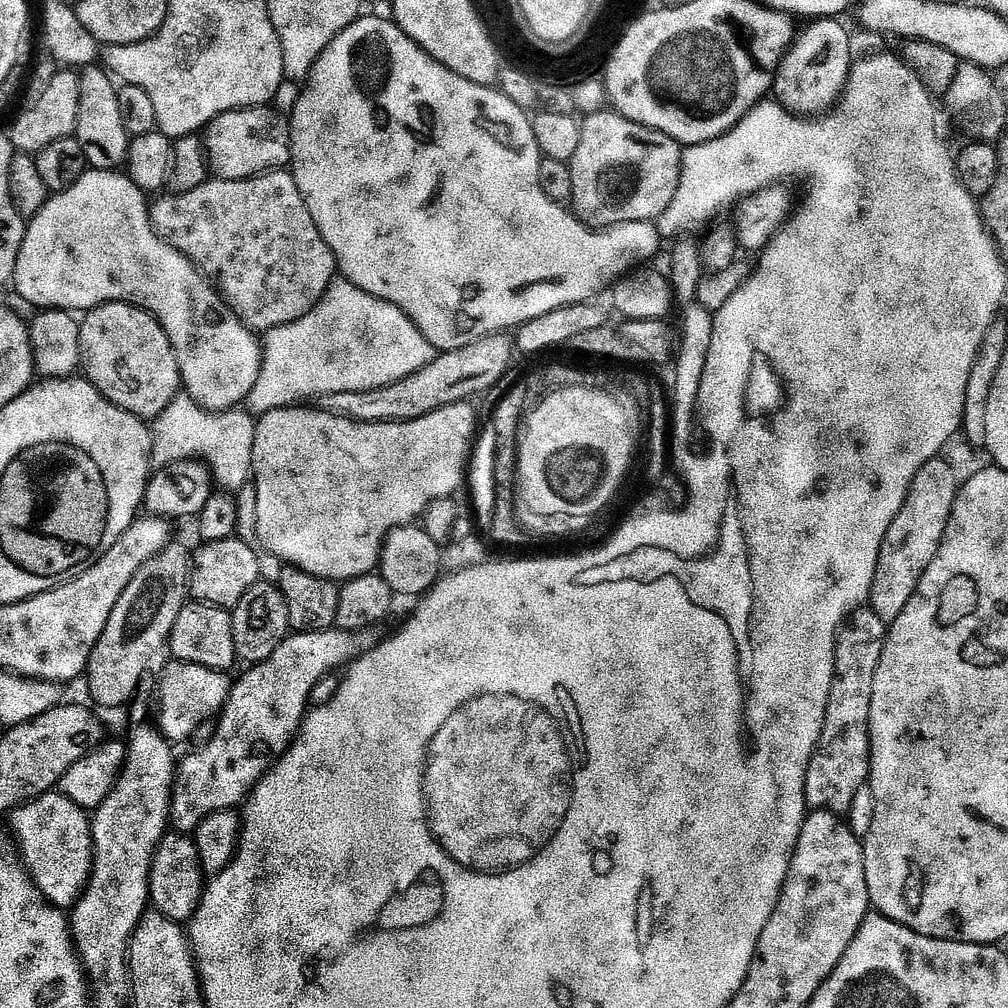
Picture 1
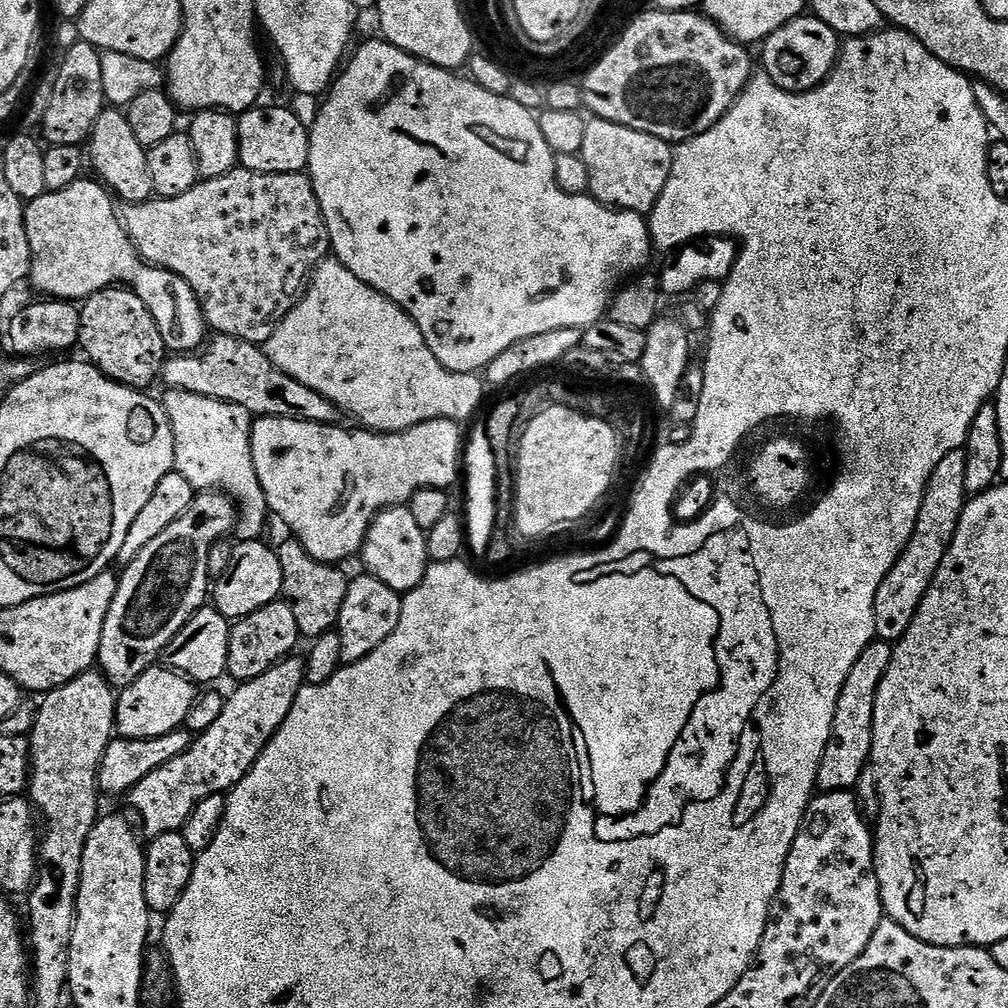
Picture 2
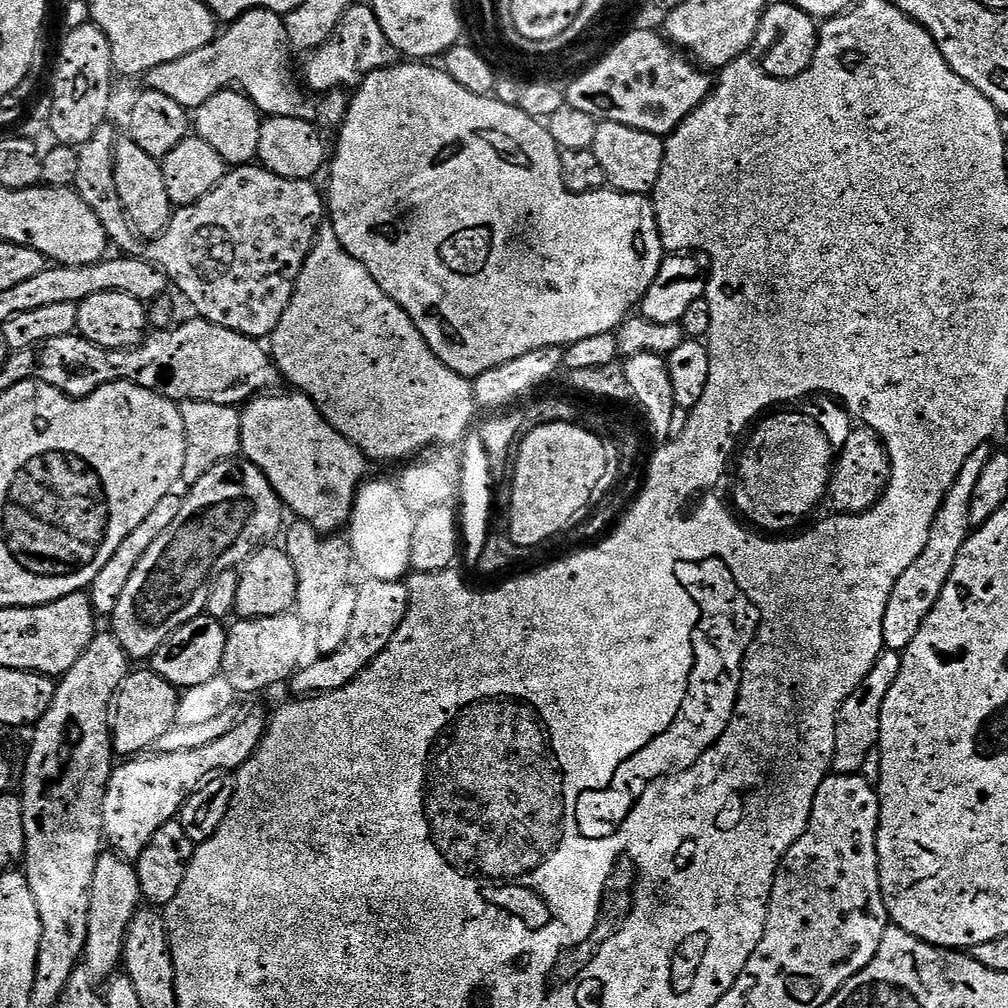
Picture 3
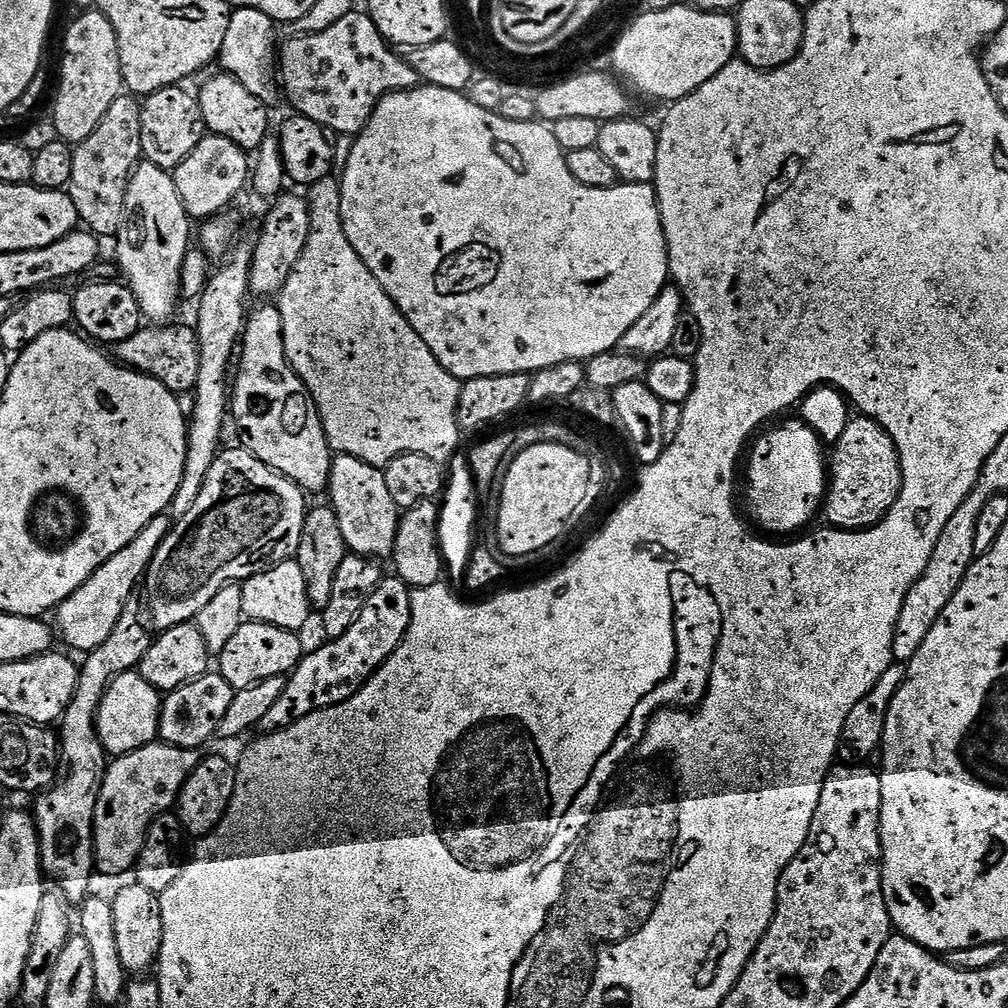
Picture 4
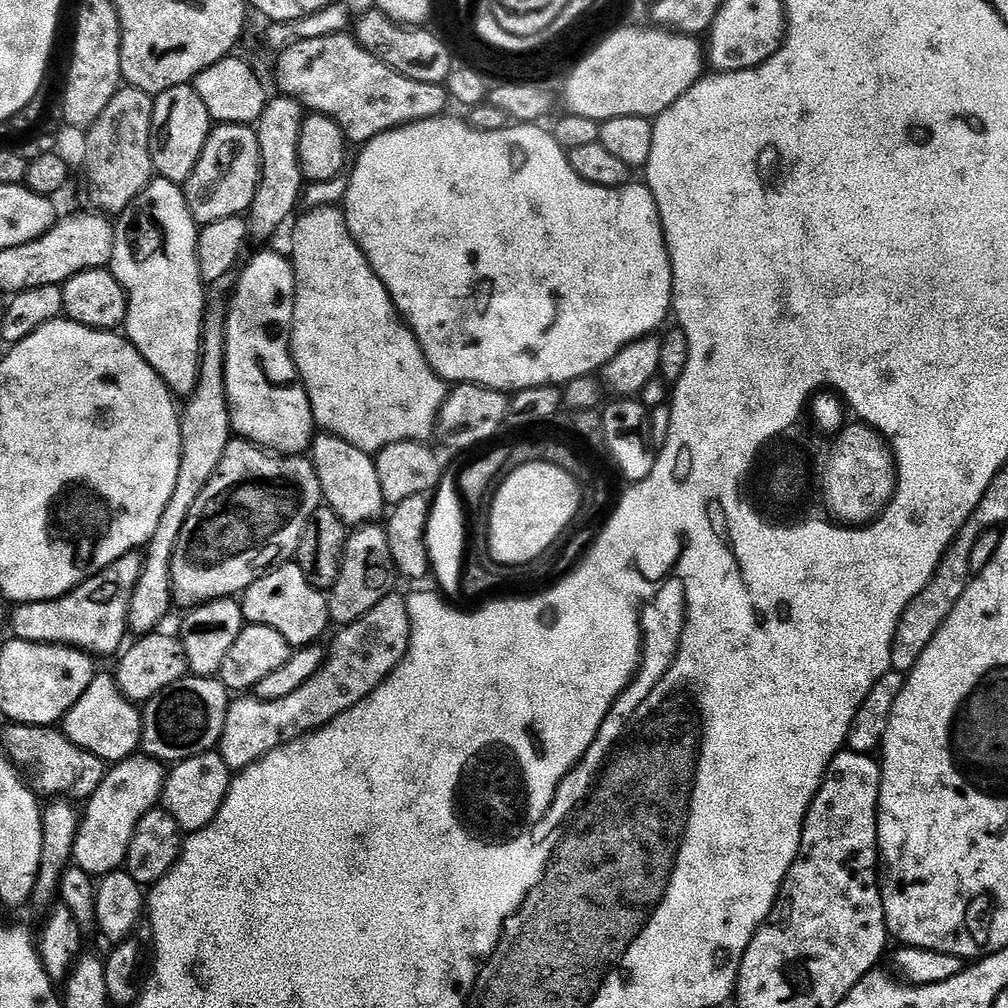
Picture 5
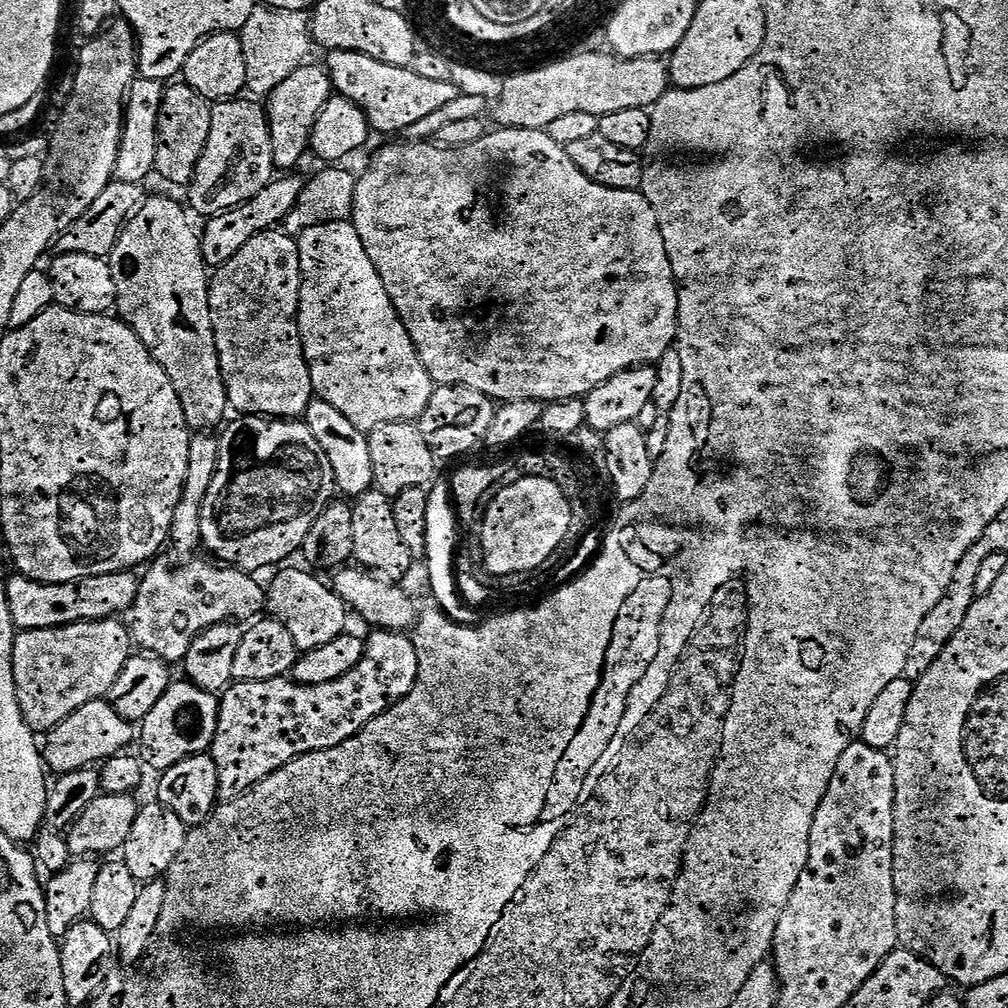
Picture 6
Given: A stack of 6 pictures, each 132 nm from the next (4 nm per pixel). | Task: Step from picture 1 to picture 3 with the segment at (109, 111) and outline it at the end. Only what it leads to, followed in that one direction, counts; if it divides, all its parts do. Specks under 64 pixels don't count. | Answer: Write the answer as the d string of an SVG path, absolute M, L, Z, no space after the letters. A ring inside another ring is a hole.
M131 138L115 141L110 152L110 178L118 190L124 213L136 229L137 236L155 238L172 223L174 206L170 202L170 194L166 194L166 182L162 179L160 161L150 158L150 154L141 150Z

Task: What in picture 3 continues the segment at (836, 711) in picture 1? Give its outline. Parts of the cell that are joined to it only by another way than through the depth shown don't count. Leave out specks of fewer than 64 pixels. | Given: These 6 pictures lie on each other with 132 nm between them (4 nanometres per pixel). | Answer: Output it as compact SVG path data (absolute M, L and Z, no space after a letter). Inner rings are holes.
M887 650L880 653L879 658L874 662L874 666L870 670L870 674L866 674L864 681L858 686L858 690L854 690L854 694L850 694L850 698L846 698L846 702L841 706L840 712L836 716L836 733L834 734L834 754L832 755L831 771L838 776L855 776L861 771L860 767L867 762L868 759L873 759L874 753L877 751L880 742L880 715L882 714L882 702L886 702L886 694L890 690L890 686L894 686L894 678L898 678L898 670L900 669L899 652L889 652Z

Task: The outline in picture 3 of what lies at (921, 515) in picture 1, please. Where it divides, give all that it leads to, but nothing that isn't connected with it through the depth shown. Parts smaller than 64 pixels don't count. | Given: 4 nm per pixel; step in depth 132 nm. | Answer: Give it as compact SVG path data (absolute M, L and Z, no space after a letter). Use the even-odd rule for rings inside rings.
M987 447L974 450L970 458L962 466L956 481L940 504L938 514L930 526L930 538L926 538L926 550L914 558L914 563L894 582L894 590L890 590L890 602L886 602L886 618L882 618L882 638L885 649L889 652L903 653L906 646L918 634L922 622L926 622L926 614L934 610L934 602L938 602L938 594L942 594L942 586L946 586L946 578L950 578L950 570L954 570L954 562L958 562L958 550L967 542L970 535L968 515L970 502L974 494L974 486L978 482L978 474L982 474L982 466L990 455Z

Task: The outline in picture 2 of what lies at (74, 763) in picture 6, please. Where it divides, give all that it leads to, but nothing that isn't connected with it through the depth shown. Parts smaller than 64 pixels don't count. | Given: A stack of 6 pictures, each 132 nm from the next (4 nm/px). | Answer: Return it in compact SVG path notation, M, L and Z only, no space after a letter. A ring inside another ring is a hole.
M153 666L130 686L119 689L116 698L115 731L126 740L158 738L177 731L190 714L198 695L197 685L167 666Z

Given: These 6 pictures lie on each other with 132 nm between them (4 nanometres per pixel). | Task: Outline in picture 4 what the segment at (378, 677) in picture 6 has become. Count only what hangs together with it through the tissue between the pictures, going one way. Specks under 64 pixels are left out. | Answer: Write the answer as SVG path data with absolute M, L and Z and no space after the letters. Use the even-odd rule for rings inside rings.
M392 574L381 580L354 618L353 625L341 637L324 642L321 648L313 652L311 649L300 659L300 665L284 681L282 698L270 706L259 727L268 732L277 732L306 718L306 714L338 706L346 702L346 698L354 698L360 687L383 666L386 658L398 650L410 626L411 601L412 589L399 576Z

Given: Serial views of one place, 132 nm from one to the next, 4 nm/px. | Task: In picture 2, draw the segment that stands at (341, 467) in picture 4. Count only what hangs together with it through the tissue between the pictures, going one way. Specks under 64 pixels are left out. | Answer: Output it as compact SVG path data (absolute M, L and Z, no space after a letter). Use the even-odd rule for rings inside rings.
M407 506L386 508L372 519L364 539L363 556L364 564L368 567L365 568L367 575L386 582L390 590L407 594L418 587L428 569L428 538L422 526L414 522L414 514L410 514Z

